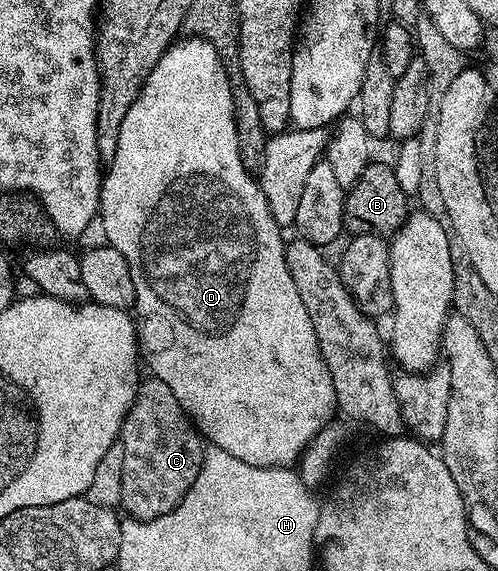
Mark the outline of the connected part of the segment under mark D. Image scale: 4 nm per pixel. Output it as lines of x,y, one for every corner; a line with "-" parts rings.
196,37
178,38
172,46
161,54
159,61
153,66
153,70
150,71
149,76
142,83
139,97
133,102
131,109
127,109
127,117
123,117
123,125
119,129
119,145
115,149
115,157
108,160
107,170
104,172
101,180
101,209
99,217
103,221
103,229
107,229
108,246
119,249
119,253
123,253
123,257
131,269
131,281
135,285
135,330
139,344
139,355
143,360
144,366
146,363
153,370
150,371
152,378
159,379
169,386
171,393
175,393
175,401
179,401
179,405
185,410
186,415
192,419
194,427
212,446
231,453
231,457
239,457
239,461
247,461
247,465
292,468
300,460
309,442
332,420
329,418
332,417
333,411
335,415
335,412
338,410
335,385
331,381
331,373
321,356
319,341
315,337
315,325
311,325
311,317
307,317
307,309
303,305
303,300
299,298
299,289
295,289
295,281
291,281
291,269
287,269
287,261
285,260
287,239
286,236
281,236
284,235
283,228
275,221
275,217
271,217
271,209
267,205
267,197
263,197
260,182
255,178
254,172
250,168
245,167
239,157
237,117
233,113
234,84
232,82
229,83
229,75
225,72
225,67
221,63
224,63
222,56
217,54
216,49
207,40

